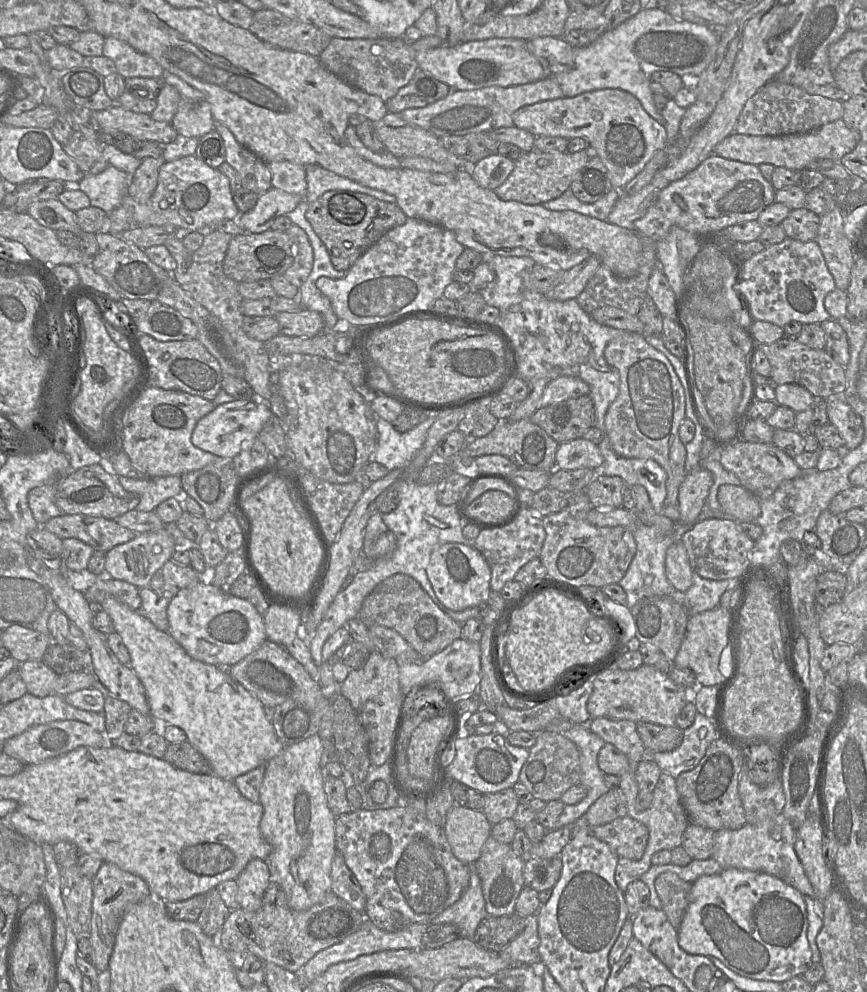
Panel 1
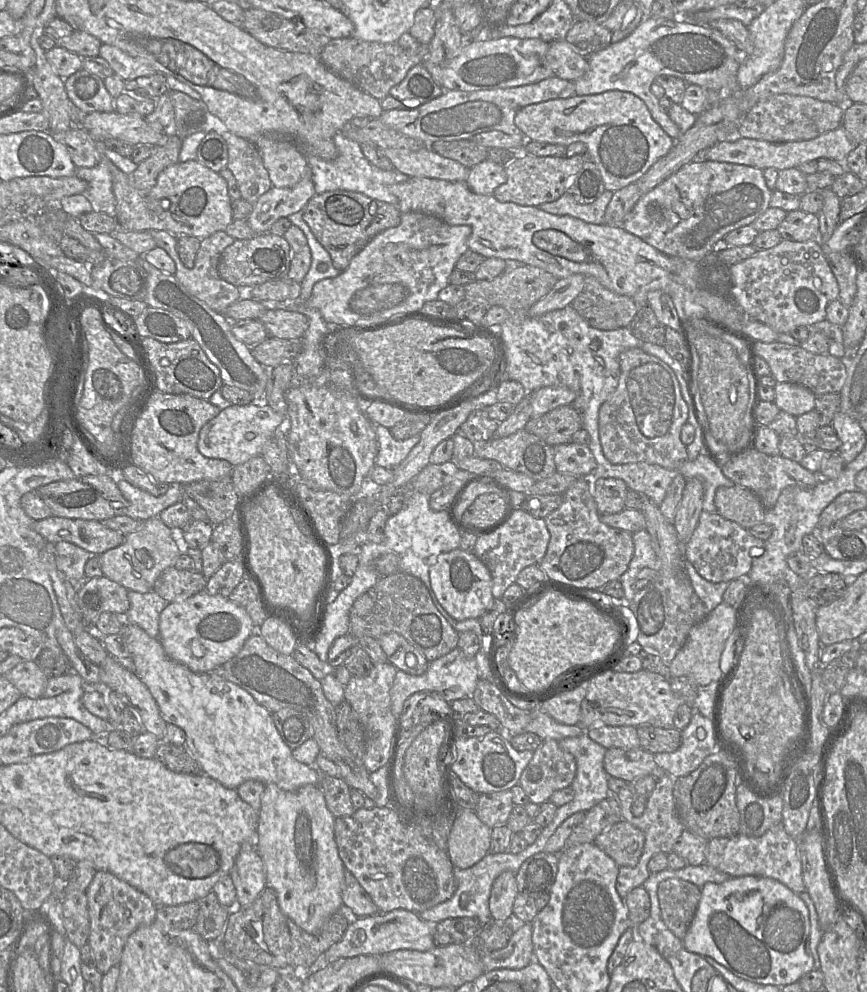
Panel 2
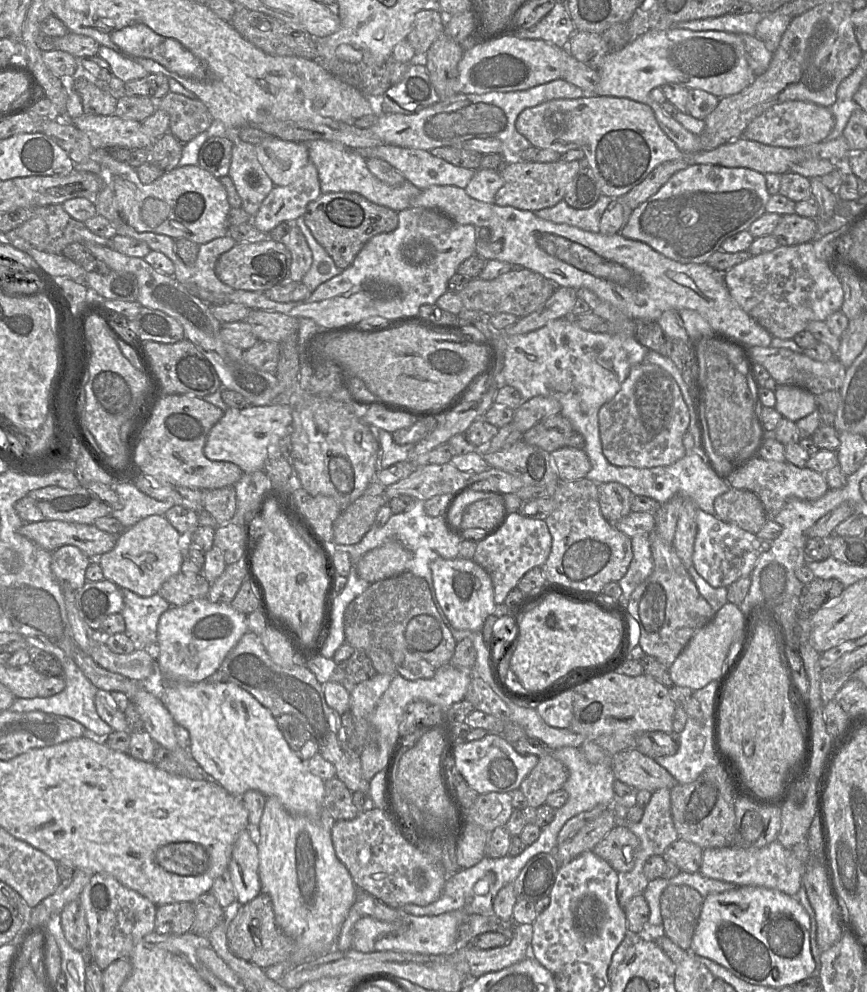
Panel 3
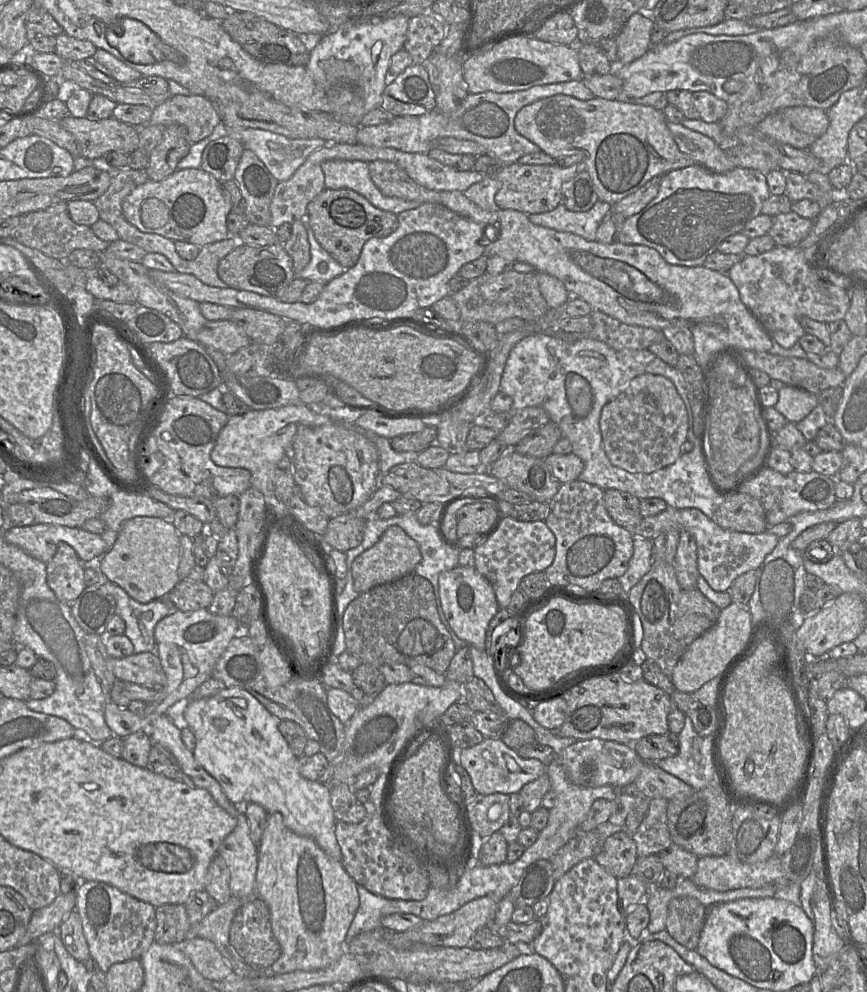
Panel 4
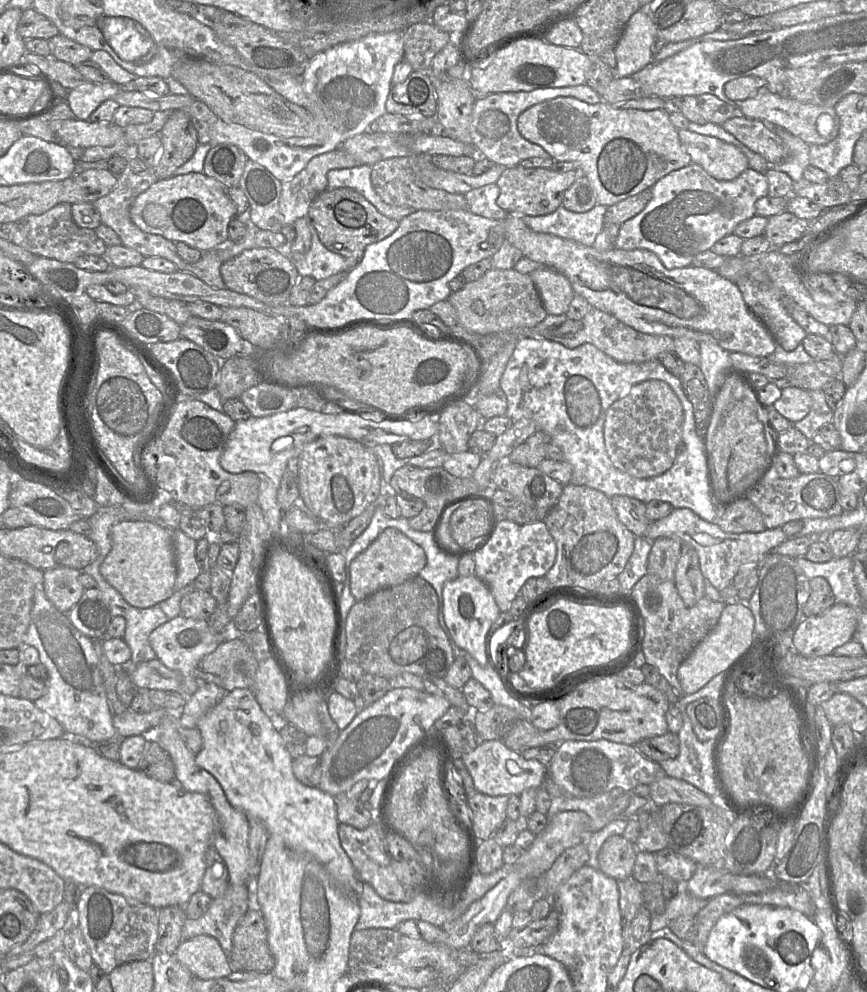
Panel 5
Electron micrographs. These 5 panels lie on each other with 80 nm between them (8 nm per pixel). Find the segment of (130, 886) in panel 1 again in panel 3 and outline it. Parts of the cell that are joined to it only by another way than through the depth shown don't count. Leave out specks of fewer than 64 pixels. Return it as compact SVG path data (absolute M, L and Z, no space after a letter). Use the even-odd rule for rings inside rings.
M91 874L79 900L84 908L89 929L88 948L102 971L118 959L129 959L137 943L155 931L157 906L109 874Z

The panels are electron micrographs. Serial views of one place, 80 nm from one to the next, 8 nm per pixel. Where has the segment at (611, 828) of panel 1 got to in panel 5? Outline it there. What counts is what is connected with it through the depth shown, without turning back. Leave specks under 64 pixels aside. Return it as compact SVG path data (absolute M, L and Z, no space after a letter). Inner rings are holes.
M613 835L606 839L598 852L599 870L617 880L632 876L637 855L636 847L623 835Z

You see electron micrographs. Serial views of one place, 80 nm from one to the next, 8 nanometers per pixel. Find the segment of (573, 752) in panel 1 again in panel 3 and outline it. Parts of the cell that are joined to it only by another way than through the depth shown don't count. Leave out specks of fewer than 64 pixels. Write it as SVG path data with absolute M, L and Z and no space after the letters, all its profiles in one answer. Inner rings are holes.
M551 752L538 757L538 763L519 787L528 805L534 808L545 803L550 793L562 789L568 778L567 768L561 761L554 758Z

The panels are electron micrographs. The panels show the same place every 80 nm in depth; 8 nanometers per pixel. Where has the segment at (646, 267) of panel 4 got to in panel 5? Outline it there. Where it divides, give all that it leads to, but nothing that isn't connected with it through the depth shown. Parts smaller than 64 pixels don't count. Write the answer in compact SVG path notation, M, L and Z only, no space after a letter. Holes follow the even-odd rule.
M508 214L503 221L506 241L518 248L524 257L564 274L576 295L584 297L592 307L614 316L636 331L672 339L686 337L698 343L712 342L729 353L739 352L757 357L768 357L775 350L777 342L747 307L737 285L714 270L694 266L667 269L655 253L645 249L622 250L614 247L599 251L573 240L534 232L524 223L523 217L517 214Z

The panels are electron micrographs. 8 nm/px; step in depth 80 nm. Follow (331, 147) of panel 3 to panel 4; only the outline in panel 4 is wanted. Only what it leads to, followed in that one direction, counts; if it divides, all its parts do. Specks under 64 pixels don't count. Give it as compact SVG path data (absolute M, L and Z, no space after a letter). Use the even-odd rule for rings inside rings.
M328 160L323 162L325 188L349 188L363 195L375 207L396 215L418 208L420 201L408 201L383 195L370 177L369 163L359 160Z

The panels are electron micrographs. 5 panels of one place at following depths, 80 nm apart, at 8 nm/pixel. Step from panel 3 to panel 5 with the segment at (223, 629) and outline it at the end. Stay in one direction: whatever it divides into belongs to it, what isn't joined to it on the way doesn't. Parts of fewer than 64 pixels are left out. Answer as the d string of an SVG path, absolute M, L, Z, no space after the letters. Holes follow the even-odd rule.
M179 615L156 627L149 635L149 643L157 658L169 669L185 677L195 677L195 668L203 657L213 652L223 641L227 633L210 630L208 621L187 618Z

